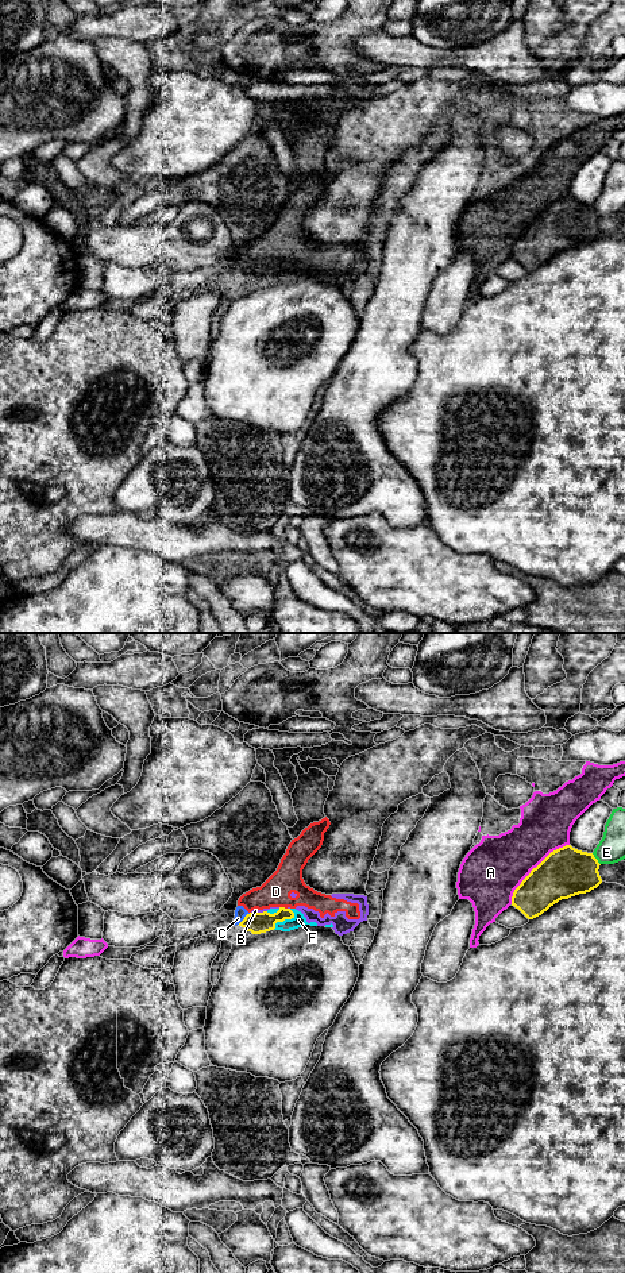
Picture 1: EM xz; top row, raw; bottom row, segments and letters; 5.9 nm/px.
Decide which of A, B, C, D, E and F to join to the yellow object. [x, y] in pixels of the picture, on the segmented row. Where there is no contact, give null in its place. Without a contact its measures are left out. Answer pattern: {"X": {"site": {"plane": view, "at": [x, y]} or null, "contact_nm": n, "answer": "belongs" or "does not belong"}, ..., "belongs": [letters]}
{"A": {"site": {"plane": "xz", "at": [533, 868]}, "contact_nm": 500, "answer": "does not belong"}, "B": {"site": {"plane": "xz", "at": [258, 913]}, "contact_nm": 100, "answer": "does not belong"}, "C": {"site": {"plane": "xz", "at": [245, 918]}, "contact_nm": 100, "answer": "does not belong"}, "D": {"site": {"plane": "xz", "at": [284, 907]}, "contact_nm": 50, "answer": "does not belong"}, "E": {"site": {"plane": "xz", "at": [595, 859]}, "contact_nm": 90, "answer": "does not belong"}, "F": {"site": {"plane": "xz", "at": [282, 921]}, "contact_nm": 170, "answer": "does not belong"}, "belongs": []}

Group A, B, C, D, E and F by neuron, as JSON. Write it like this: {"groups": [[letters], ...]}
{"groups": [["A", "B", "C", "D", "F"], ["E"]]}

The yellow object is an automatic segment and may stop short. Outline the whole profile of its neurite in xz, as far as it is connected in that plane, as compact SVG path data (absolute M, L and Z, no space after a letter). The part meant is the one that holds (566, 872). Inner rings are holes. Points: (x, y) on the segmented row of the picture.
M566 845L551 852L514 890L512 906L528 919L547 911L562 899L590 892L602 879L593 853Z

